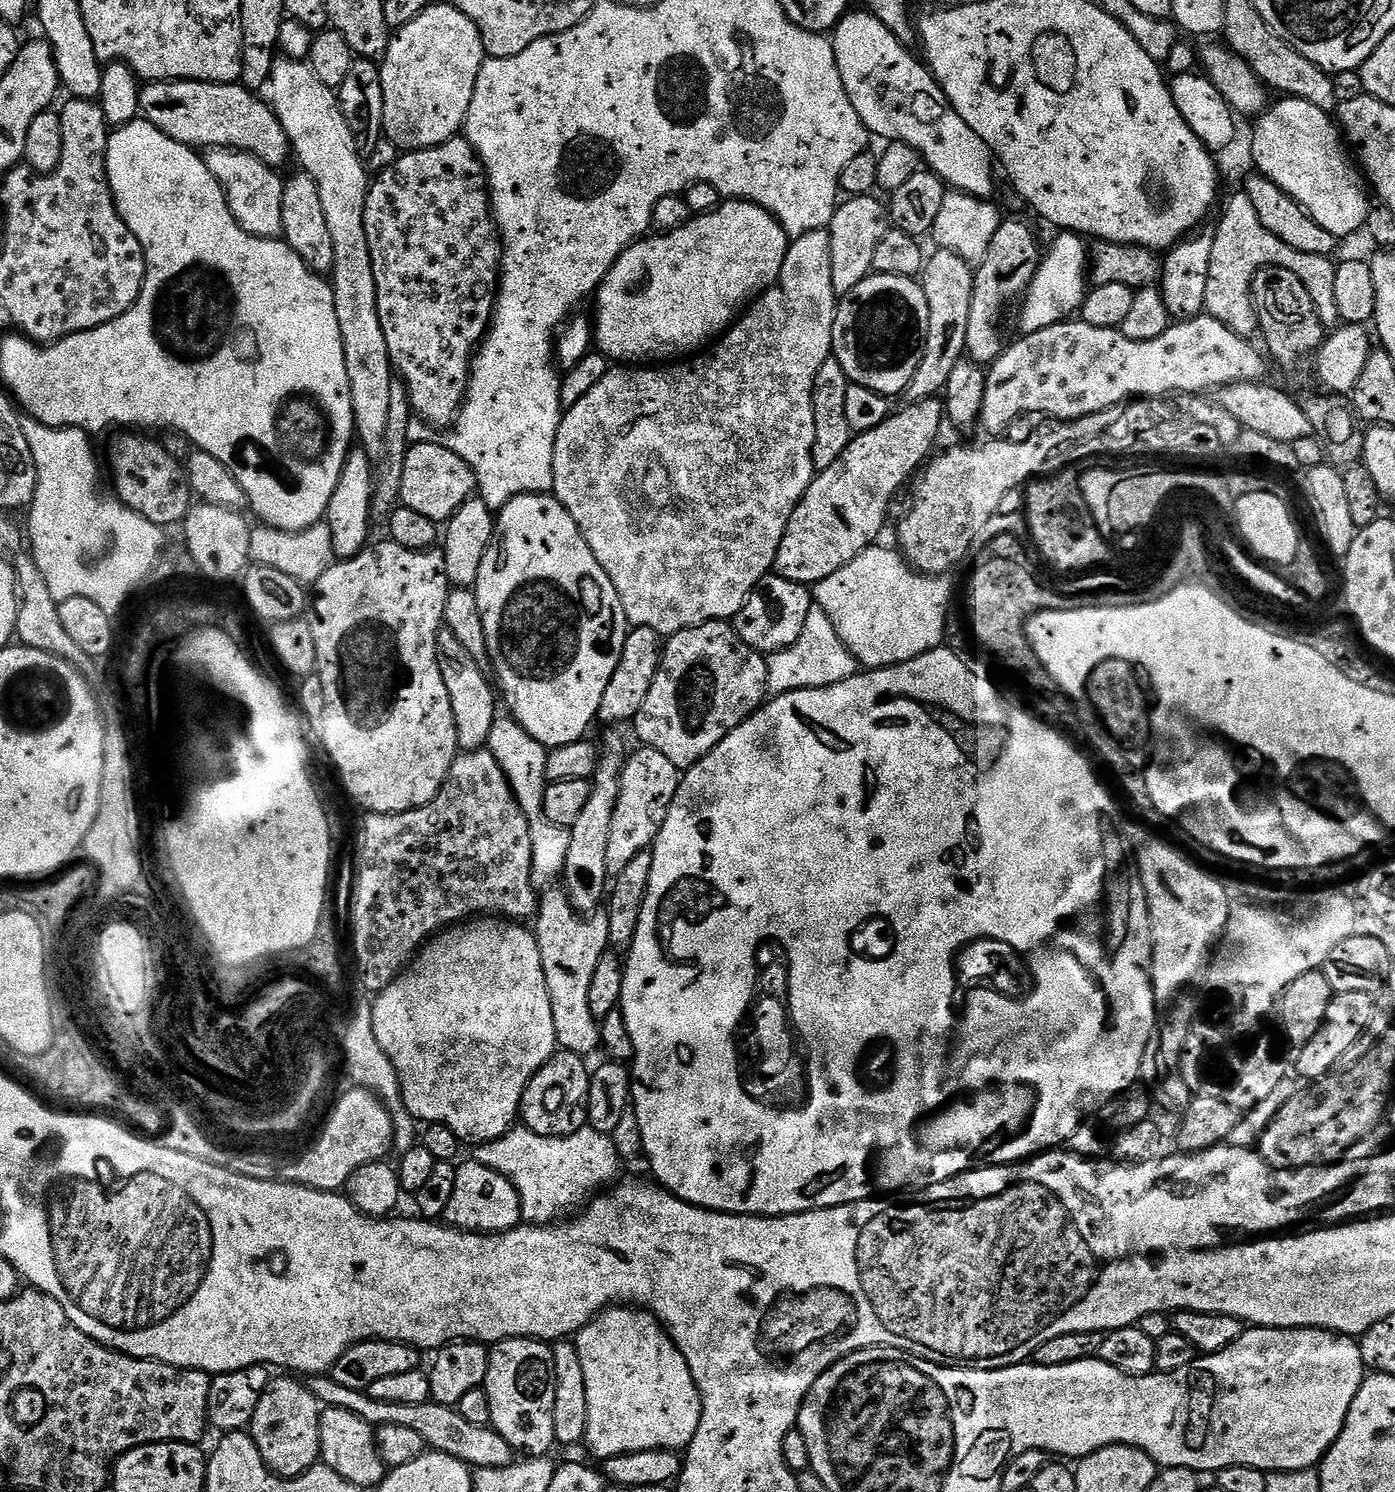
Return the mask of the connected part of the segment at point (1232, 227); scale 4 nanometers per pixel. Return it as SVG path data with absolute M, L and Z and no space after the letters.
M1236 190L1229 198L1228 205L1220 216L1220 225L1215 225L1214 228L1214 246L1210 250L1210 278L1206 282L1204 312L1225 324L1227 328L1233 328L1239 336L1251 337L1251 332L1255 333L1258 328L1252 299L1252 280L1260 268L1269 268L1271 264L1294 270L1294 274L1302 278L1306 290L1310 290L1310 298L1314 298L1314 306L1325 329L1335 329L1341 323L1338 302L1334 299L1336 264L1333 257L1308 254L1302 250L1294 250L1294 246L1286 246L1282 238L1270 234L1270 230L1262 226L1262 218L1258 218L1254 205L1242 190Z

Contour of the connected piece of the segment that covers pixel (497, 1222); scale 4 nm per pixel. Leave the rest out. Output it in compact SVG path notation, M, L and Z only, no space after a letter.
M469 1159L468 1164L460 1164L454 1178L454 1194L450 1197L450 1206L446 1206L442 1220L450 1228L461 1228L464 1232L508 1232L520 1227L522 1206L518 1190L498 1170L482 1166L478 1161Z

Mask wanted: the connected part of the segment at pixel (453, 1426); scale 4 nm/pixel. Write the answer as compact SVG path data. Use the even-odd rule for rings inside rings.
M330 1374L311 1377L307 1381L307 1388L320 1400L324 1408L341 1408L358 1414L368 1424L379 1426L406 1426L409 1430L422 1437L422 1442L434 1452L450 1454L450 1458L458 1458L468 1465L469 1469L481 1468L511 1468L514 1463L514 1449L508 1445L506 1438L498 1434L491 1426L483 1428L474 1426L462 1418L455 1407L447 1404L437 1404L429 1398L421 1404L403 1404L402 1402L378 1402L368 1396L367 1391L346 1390Z

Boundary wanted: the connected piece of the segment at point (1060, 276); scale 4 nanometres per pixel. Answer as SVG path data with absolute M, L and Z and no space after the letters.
M1067 230L1061 231L1059 233L1060 237L1057 238L1056 241L1053 242L1052 245L1047 245L1046 251L1043 253L1041 262L1040 262L1040 268L1036 273L1034 274L1034 278L1031 280L1031 282L1028 284L1028 290L1024 293L1022 299L1019 301L1020 304L1020 332L1027 334L1029 332L1037 332L1038 330L1042 330L1046 326L1054 326L1055 324L1061 323L1065 318L1071 317L1073 313L1079 309L1080 305L1084 303L1084 297L1086 293L1089 291L1090 288L1090 248L1089 245L1086 243L1085 237L1083 235L1069 232Z

